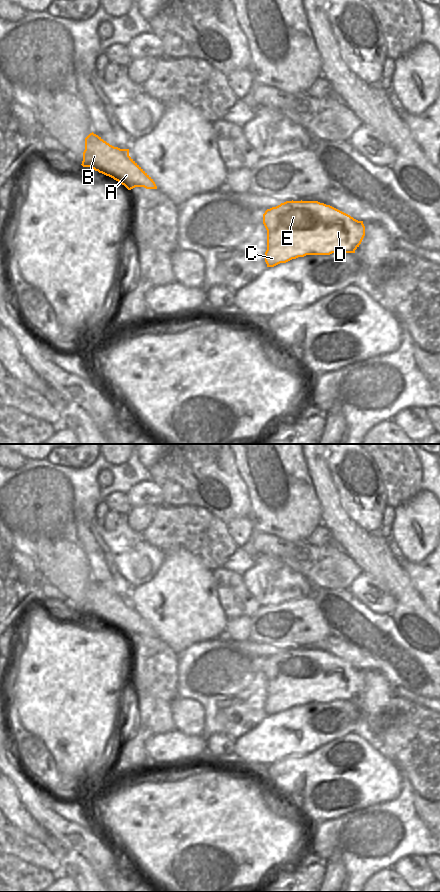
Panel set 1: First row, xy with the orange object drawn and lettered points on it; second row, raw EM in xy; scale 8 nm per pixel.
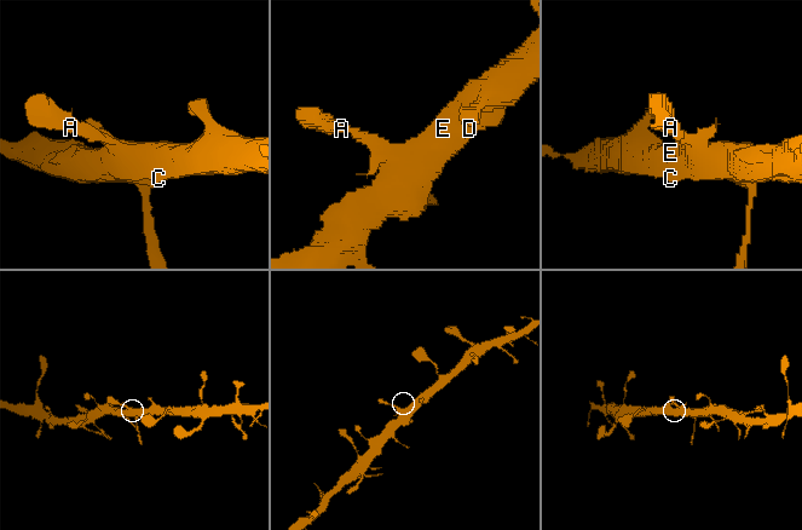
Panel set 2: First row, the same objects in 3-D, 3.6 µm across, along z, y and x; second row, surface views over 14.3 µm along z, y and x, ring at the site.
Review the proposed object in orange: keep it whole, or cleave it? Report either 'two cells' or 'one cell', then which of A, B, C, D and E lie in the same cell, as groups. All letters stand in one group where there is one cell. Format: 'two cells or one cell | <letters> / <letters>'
one cell | A B C D E

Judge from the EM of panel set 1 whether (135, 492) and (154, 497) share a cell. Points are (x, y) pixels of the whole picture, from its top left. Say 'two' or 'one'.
one

